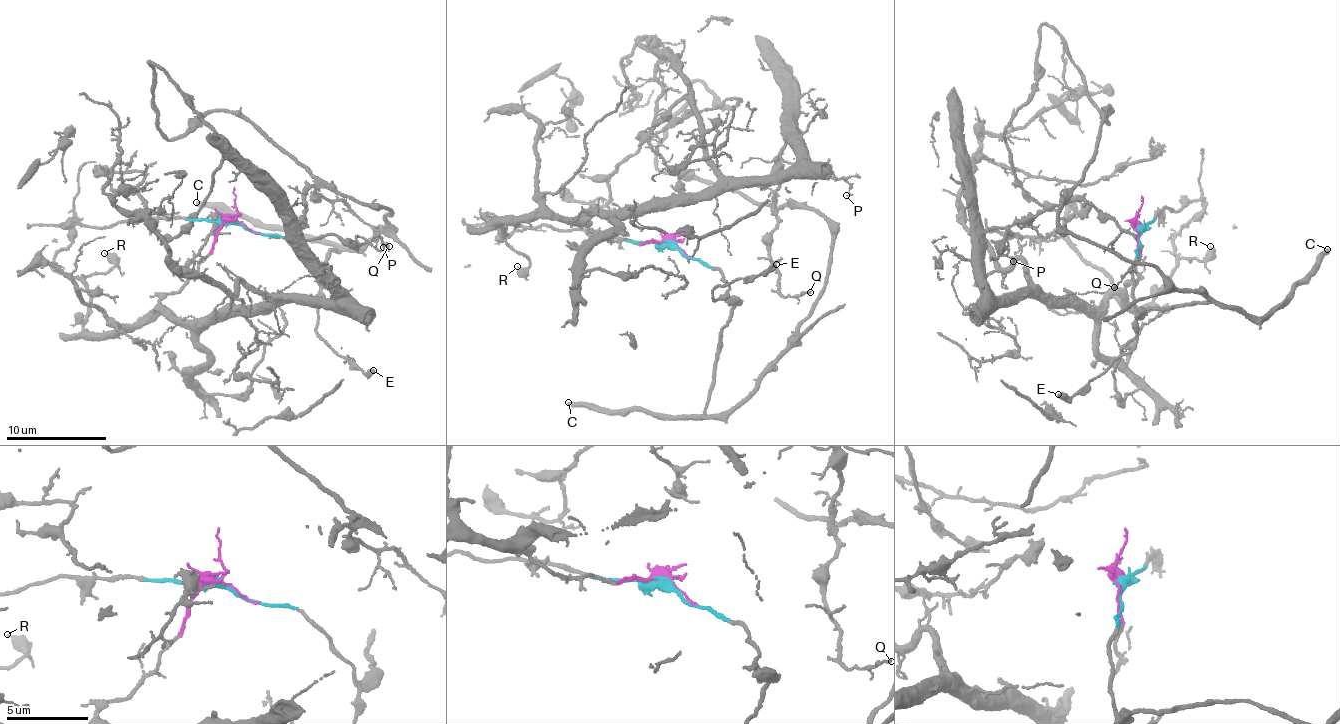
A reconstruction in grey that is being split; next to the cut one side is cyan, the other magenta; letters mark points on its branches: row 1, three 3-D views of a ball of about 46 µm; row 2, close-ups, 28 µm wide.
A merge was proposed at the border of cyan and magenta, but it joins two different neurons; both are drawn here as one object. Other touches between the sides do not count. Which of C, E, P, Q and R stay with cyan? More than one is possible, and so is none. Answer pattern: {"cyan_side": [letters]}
{"cyan_side": ["C", "E"]}

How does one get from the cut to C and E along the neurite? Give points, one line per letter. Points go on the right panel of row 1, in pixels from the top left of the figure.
C: (1137, 232), (1140, 247), (1135, 259), (1132, 294), (1137, 310), (1215, 302), (1259, 317), (1309, 276), (1328, 248)
E: (1137, 232), (1140, 247), (1135, 259), (1134, 280), (1137, 345), (1072, 395), (1057, 393)

